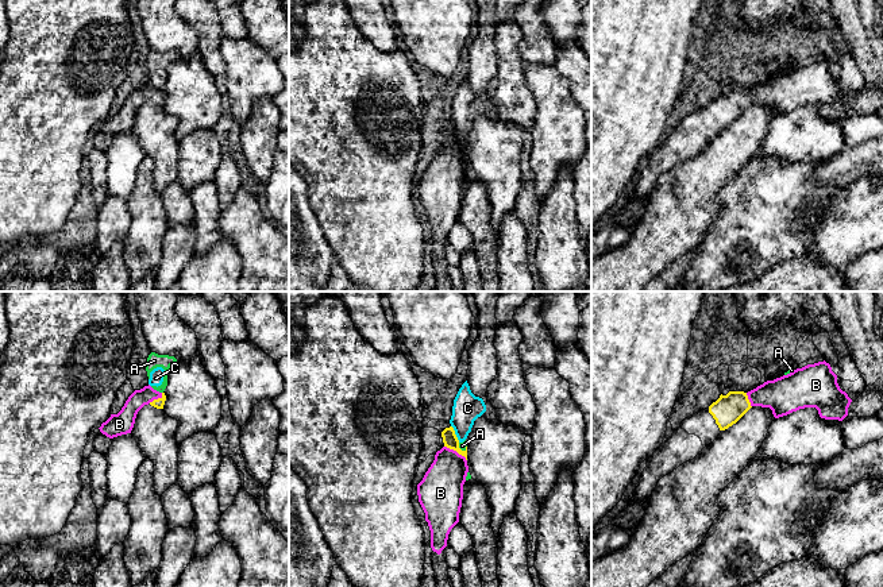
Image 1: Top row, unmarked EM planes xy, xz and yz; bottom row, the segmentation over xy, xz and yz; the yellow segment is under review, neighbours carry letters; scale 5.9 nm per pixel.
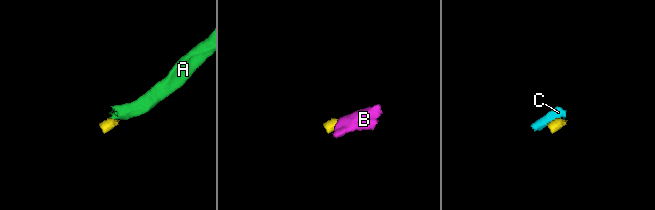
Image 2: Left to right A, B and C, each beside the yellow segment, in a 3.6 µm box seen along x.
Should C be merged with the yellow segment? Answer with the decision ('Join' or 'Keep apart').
Keep apart

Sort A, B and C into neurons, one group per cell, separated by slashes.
A C / B

